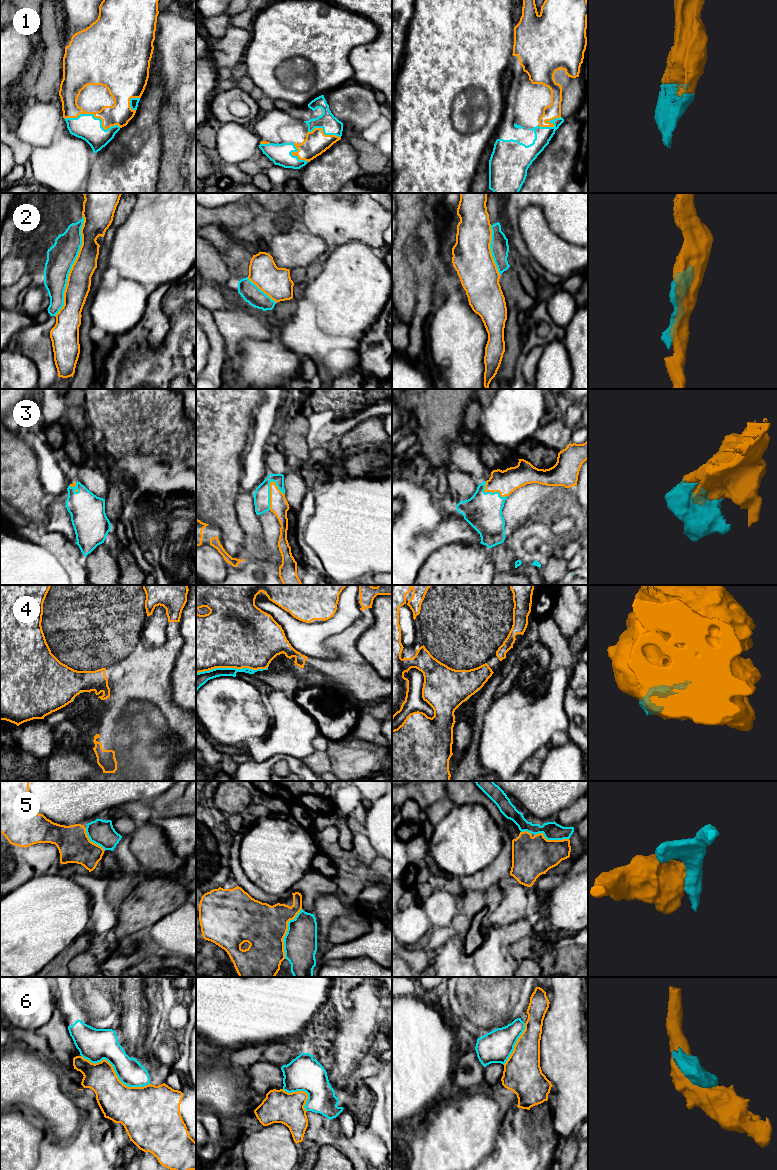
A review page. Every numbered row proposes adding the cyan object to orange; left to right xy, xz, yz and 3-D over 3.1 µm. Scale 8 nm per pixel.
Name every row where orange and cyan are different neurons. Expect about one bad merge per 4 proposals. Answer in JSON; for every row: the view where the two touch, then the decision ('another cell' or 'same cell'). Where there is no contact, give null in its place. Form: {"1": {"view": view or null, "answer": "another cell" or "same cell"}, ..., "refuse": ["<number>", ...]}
{"1": {"view": "xy", "answer": "same cell"}, "2": {"view": "xy", "answer": "another cell"}, "3": {"view": "xz", "answer": "same cell"}, "4": {"view": "xz", "answer": "another cell"}, "5": {"view": "xz", "answer": "another cell"}, "6": {"view": "xy", "answer": "another cell"}, "refuse": ["2", "4", "5", "6"]}

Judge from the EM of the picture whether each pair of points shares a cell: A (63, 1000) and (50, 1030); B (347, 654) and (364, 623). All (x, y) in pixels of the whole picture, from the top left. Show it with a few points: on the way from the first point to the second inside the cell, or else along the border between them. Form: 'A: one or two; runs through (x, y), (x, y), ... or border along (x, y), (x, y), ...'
A: two; border along (56, 1006), (61, 1013), (68, 1032)
B: one; runs through (347, 646), (347, 640), (356, 631)

